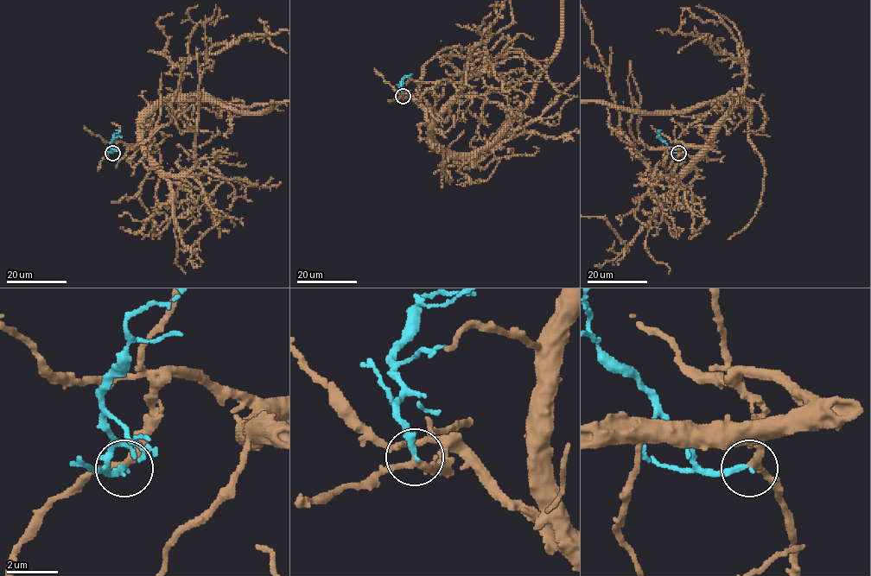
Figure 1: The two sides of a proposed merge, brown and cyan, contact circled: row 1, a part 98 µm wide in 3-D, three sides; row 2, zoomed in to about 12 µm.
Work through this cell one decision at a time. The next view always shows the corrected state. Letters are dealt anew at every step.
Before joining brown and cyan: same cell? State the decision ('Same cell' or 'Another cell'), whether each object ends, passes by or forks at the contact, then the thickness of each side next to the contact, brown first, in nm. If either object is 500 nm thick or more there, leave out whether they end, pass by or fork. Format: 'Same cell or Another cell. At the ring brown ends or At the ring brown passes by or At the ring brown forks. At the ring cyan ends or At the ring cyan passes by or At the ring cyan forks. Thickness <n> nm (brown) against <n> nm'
Same cell. At the ring brown passes by. At the ring cyan ends. Thickness 280 nm (brown) against 220 nm

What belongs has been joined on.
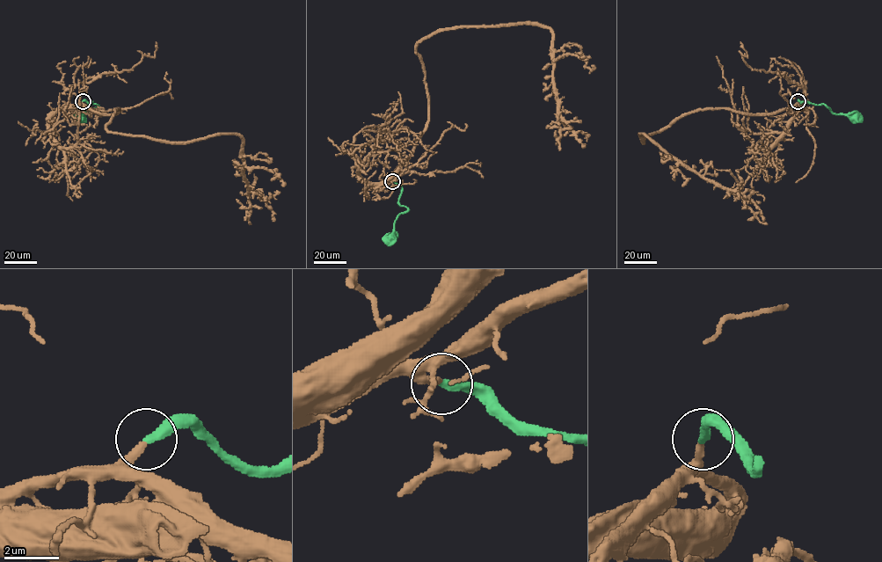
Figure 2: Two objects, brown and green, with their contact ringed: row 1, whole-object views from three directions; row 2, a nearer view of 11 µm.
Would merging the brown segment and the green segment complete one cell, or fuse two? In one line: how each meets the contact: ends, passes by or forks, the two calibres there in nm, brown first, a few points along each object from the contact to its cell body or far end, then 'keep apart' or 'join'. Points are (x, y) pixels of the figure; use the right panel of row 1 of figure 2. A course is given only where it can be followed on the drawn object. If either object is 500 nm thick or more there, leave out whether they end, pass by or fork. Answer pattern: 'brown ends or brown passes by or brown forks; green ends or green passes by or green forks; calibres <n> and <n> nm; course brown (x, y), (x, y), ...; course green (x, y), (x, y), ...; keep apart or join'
brown ends; green ends; calibres 280 and 340 nm; course brown (798, 101), (770, 113), (700, 109), (643, 142), (641, 135), (705, 178), (744, 194), (764, 221); course green (798, 101), (824, 104), (834, 113), (856, 116); join

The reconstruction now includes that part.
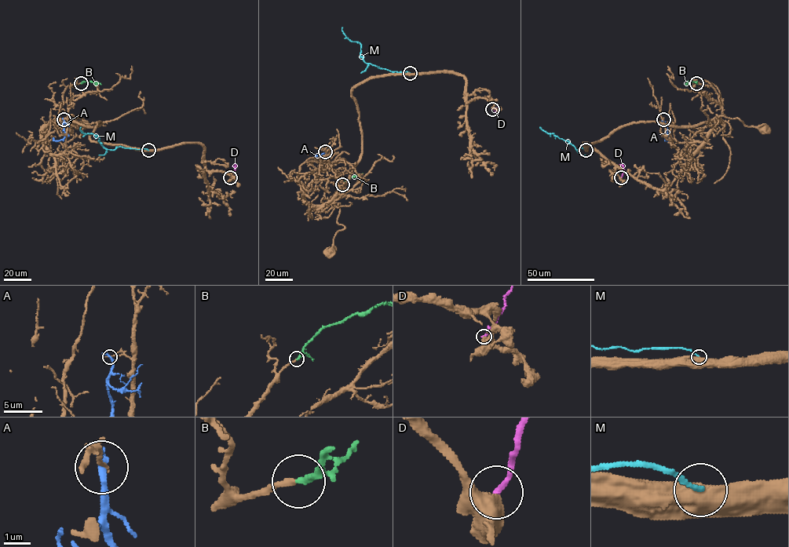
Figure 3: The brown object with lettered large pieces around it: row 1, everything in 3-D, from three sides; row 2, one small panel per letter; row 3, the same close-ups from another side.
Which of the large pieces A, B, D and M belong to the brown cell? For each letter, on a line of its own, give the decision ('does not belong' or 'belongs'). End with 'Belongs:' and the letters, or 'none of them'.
A: does not belong
B: belongs
D: does not belong
M: does not belong
Belongs: B

